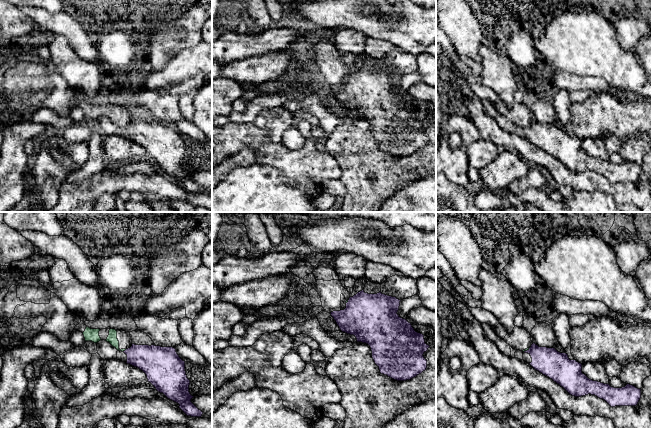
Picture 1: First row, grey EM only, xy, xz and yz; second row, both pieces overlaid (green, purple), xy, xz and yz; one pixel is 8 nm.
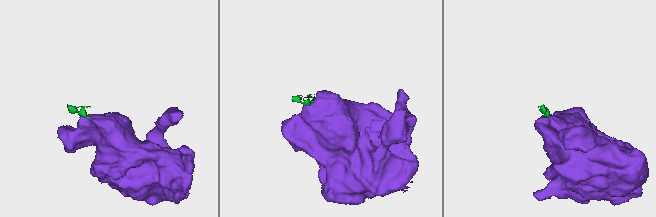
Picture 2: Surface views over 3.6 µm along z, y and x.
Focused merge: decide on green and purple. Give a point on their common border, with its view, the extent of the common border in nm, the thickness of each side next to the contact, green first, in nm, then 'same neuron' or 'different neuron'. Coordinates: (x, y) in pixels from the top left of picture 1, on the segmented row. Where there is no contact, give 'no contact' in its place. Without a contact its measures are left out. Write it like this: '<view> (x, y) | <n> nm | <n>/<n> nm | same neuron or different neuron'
xy (124, 350) | 40 nm | 80/240 nm | different neuron

